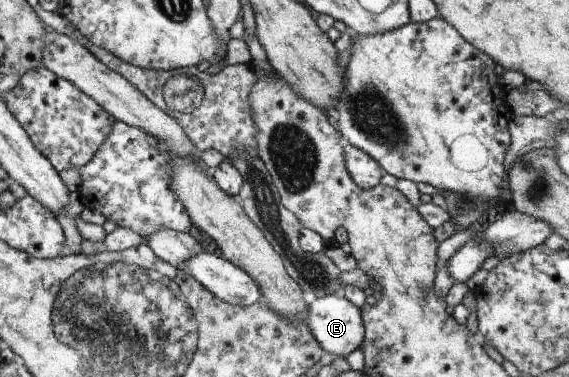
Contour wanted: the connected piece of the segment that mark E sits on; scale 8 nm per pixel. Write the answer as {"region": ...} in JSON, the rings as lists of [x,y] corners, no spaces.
{"region":[[[328,295],[317,298],[308,308],[306,324],[323,351],[346,358],[362,347],[365,342],[365,322],[362,320],[362,313],[359,312],[357,305],[352,304],[342,295]]]}

